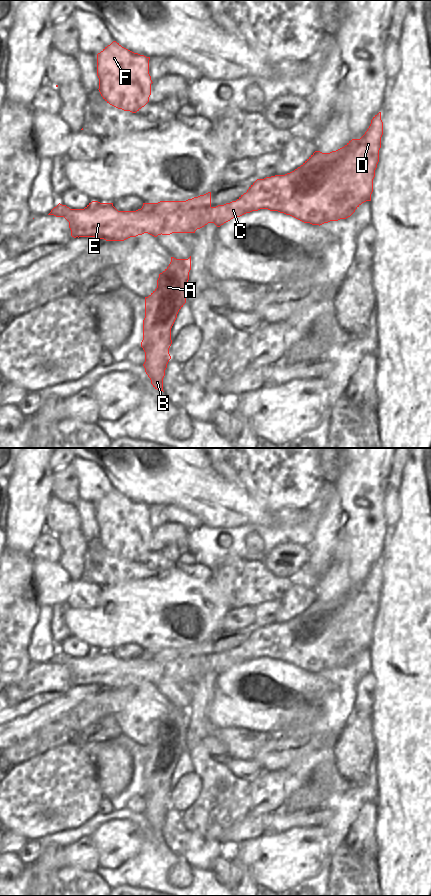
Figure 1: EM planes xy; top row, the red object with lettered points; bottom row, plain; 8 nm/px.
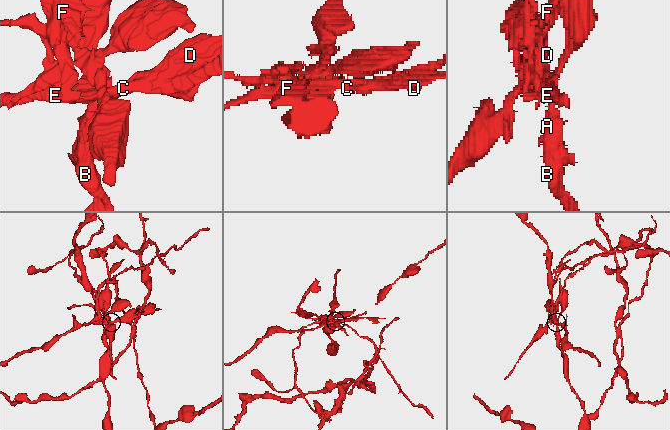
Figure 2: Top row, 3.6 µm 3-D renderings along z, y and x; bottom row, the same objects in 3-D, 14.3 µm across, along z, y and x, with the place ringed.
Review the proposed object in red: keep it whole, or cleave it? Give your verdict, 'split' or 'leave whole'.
split

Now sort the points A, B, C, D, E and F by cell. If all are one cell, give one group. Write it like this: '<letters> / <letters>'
A B / C D E F

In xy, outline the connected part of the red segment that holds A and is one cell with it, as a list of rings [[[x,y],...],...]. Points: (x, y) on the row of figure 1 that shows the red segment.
[[[191,256],[188,259],[171,257],[169,266],[159,274],[157,288],[145,297],[145,318],[143,340],[145,352],[143,364],[151,384],[163,391],[163,378],[171,359],[171,328],[179,310],[186,303],[185,292],[191,270]]]

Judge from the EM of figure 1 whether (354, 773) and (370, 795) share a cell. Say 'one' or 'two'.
two

